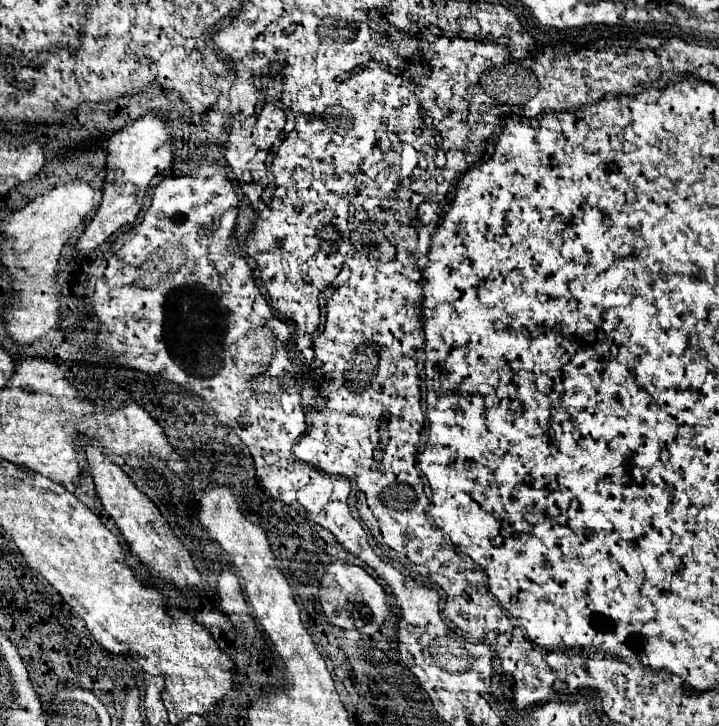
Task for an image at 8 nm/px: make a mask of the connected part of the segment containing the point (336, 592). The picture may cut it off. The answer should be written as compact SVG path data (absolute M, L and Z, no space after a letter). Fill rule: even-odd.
M334 561L326 575L322 577L322 587L326 587L326 601L320 601L326 613L326 619L340 627L340 629L356 629L362 633L376 633L386 623L388 613L392 613L390 595L384 591L384 587L370 577L360 565Z

